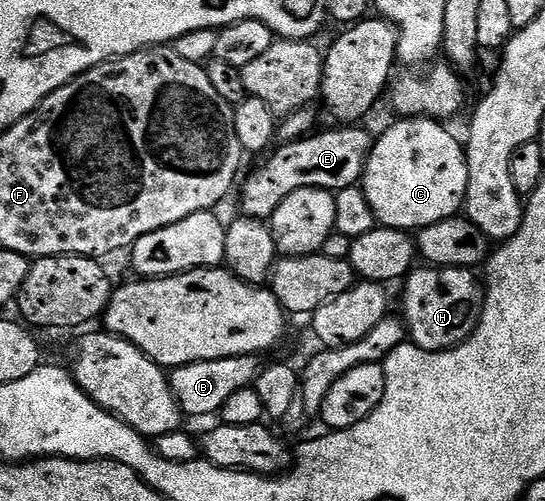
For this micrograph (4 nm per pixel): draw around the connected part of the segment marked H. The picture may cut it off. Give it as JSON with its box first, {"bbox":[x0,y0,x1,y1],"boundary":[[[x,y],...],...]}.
{"bbox":[403,268,485,350],"boundary":[[[467,268],[412,269],[403,286],[403,311],[410,341],[422,350],[453,350],[473,333],[483,315],[485,290]]]}

